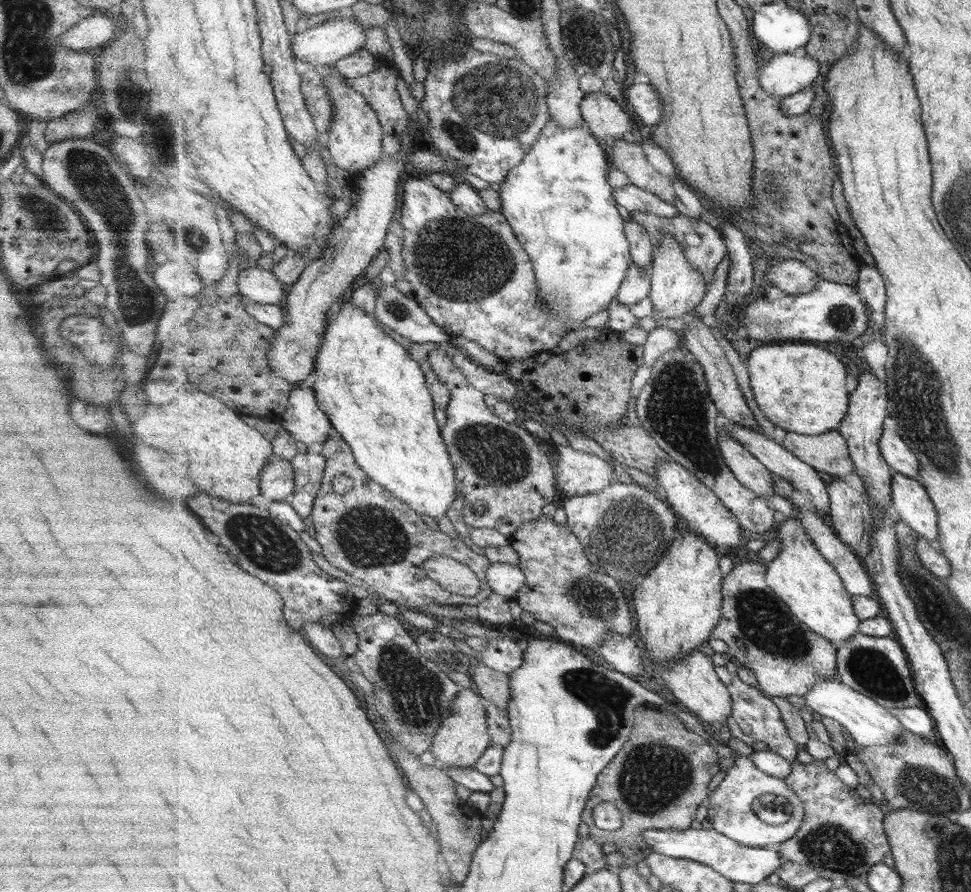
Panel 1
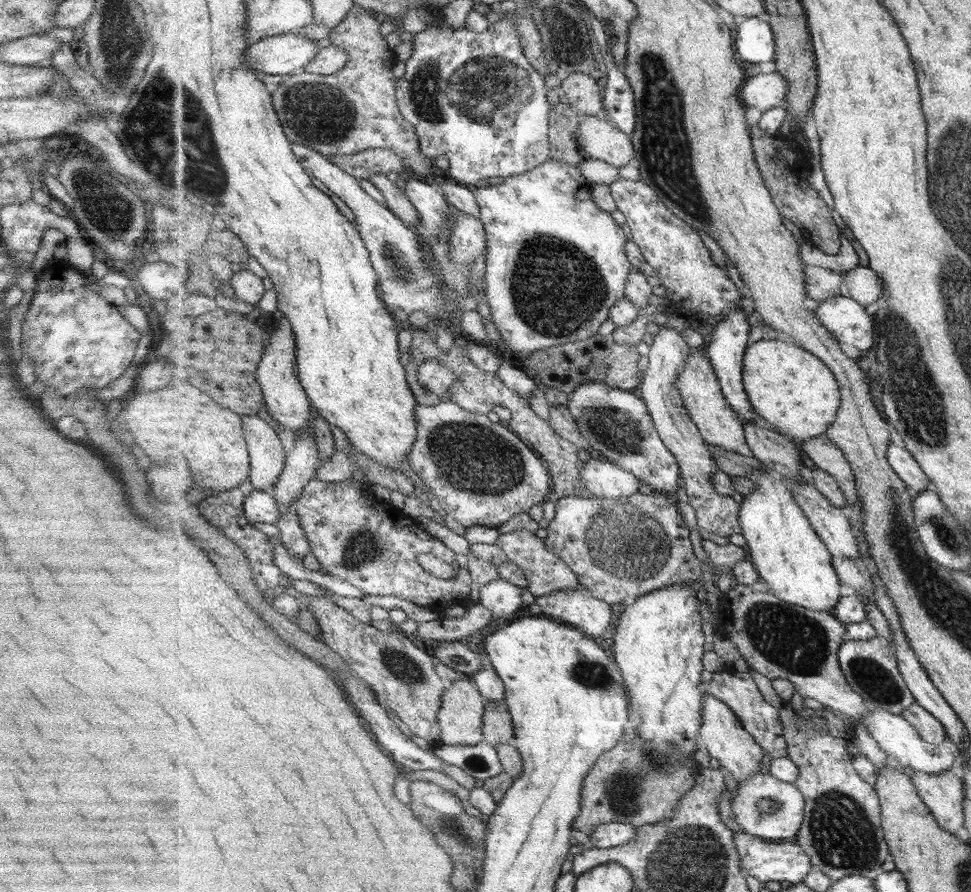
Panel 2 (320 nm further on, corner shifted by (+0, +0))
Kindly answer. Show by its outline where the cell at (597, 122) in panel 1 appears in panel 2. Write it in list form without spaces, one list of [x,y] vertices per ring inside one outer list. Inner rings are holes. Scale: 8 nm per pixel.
[[[575,72],[563,80],[561,88],[567,97],[568,105],[584,115],[604,116],[604,89],[599,86],[597,79]]]

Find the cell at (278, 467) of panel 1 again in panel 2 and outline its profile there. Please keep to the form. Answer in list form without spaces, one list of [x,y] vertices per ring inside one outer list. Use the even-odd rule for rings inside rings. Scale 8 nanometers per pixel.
[[[242,415],[242,421],[250,449],[249,479],[255,489],[272,492],[286,467],[288,457],[281,438],[267,420],[257,415]]]

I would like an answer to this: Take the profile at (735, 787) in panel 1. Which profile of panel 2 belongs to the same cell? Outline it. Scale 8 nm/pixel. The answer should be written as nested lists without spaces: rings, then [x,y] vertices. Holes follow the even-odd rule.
[[[757,773],[750,776],[747,780],[737,783],[736,796],[731,802],[733,813],[735,814],[735,822],[743,828],[746,833],[760,836],[768,841],[782,841],[785,839],[794,839],[798,836],[801,827],[804,824],[806,815],[806,796],[802,789],[795,783],[783,782],[775,778],[771,773]],[[764,798],[770,798],[780,802],[781,808],[787,808],[789,814],[797,814],[797,820],[793,820],[793,824],[783,822],[783,818],[777,818],[773,814],[766,814],[760,809],[760,802]]]

